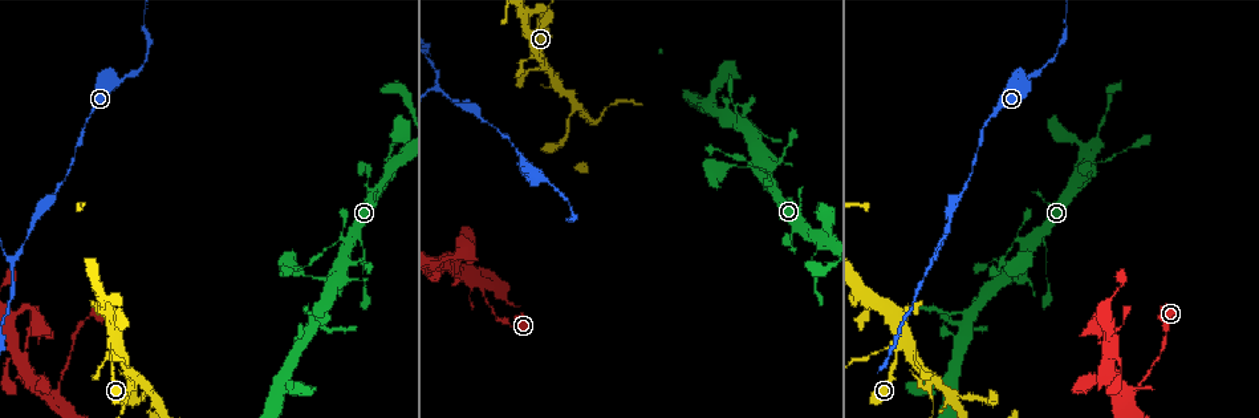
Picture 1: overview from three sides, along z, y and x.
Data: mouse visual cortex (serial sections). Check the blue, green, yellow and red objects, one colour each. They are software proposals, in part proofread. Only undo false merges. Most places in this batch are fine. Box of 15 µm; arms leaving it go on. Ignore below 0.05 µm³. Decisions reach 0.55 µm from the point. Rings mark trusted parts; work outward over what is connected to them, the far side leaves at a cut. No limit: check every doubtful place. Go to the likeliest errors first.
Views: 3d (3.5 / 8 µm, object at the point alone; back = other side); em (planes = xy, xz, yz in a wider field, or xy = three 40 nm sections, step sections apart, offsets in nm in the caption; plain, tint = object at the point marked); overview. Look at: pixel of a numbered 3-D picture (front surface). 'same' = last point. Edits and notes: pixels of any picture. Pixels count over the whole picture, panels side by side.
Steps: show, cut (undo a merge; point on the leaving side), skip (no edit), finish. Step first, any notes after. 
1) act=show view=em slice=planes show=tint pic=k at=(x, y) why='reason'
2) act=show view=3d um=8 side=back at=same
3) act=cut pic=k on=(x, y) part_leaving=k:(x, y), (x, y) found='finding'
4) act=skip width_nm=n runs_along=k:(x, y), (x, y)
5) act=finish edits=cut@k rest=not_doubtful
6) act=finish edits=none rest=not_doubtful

act=show view=3d um=3.5 side=back pic=1 at=(109, 348) why='looks like a crossing'

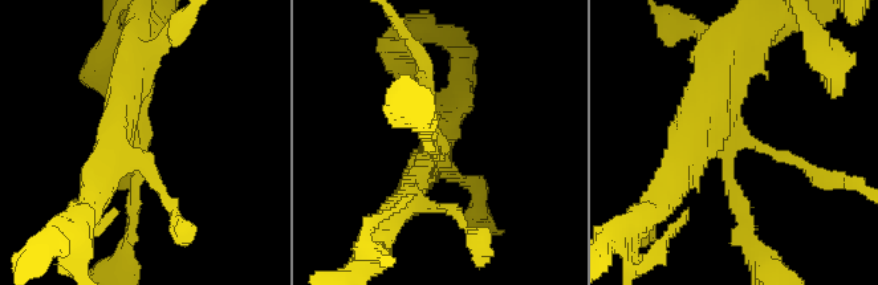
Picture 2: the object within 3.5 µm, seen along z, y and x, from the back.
act=show view=em slice=xy step=5 show=tint pic=2 at=(439, 155) arms=4 arm_widths_nm=150,150,350,400

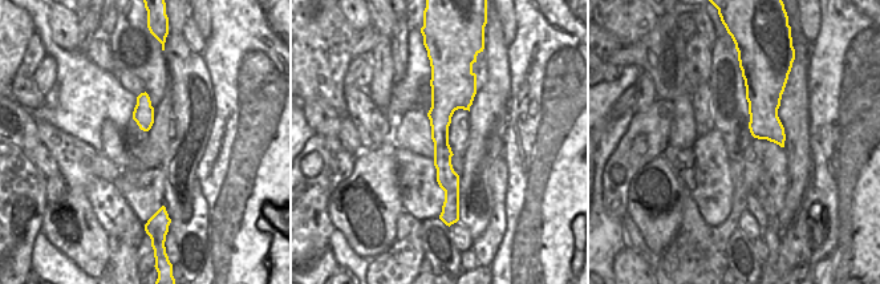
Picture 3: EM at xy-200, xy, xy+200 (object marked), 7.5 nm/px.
act=skip runs_along=2:(746, 240), (719, 77) found='all the same cell'

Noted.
act=show view=3d um=3.5 pic=1 at=(933, 255) why='abrupt turn'

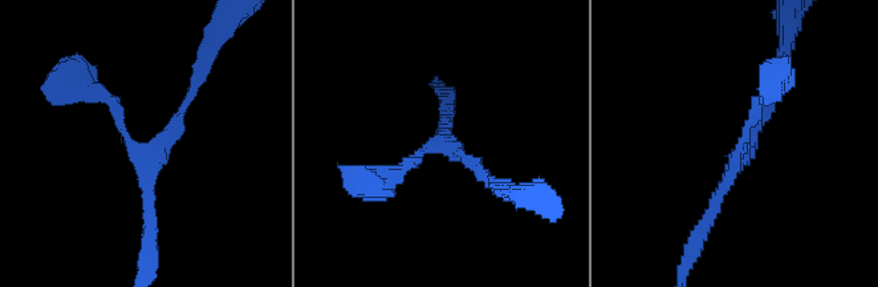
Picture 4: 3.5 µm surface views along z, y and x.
act=show view=em slice=planes show=tint pic=4 at=(744, 153)

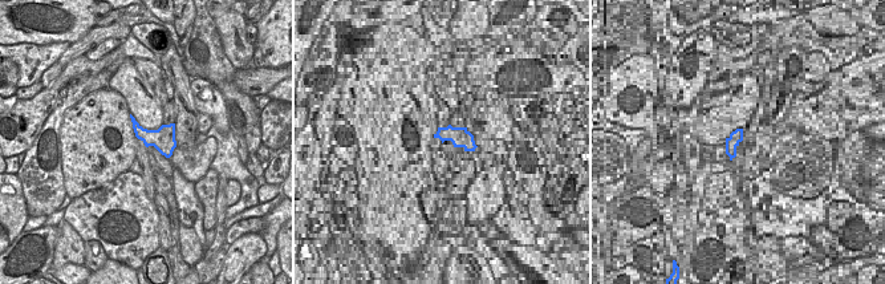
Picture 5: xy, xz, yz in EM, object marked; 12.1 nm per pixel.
act=skip width_nm=280 runs_along=4:(777, 81), (773, 97), (702, 229) found='one cell here'

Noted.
act=show view=3d um=3.5 pic=1 at=(1029, 244) why='sudden change in width'

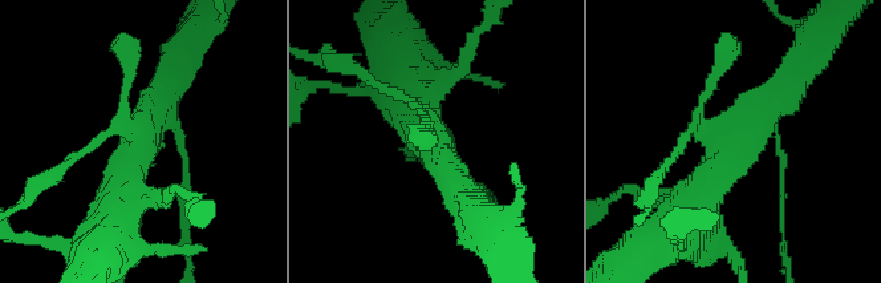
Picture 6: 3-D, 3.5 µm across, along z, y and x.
act=show view=em slice=xy step=1 show=tint pic=6 at=(433, 151) why='now the EM'

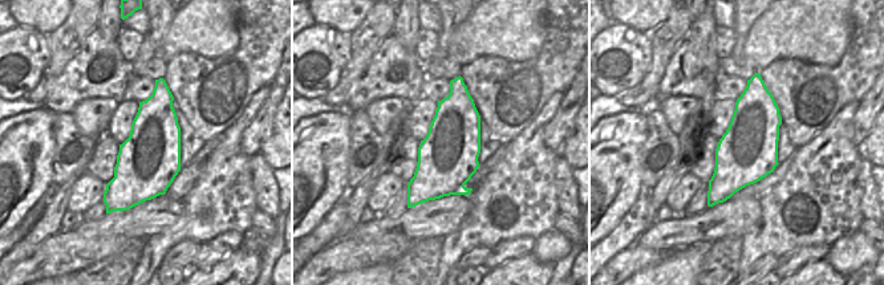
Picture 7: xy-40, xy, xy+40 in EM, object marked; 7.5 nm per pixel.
act=skip runs_along=6:(791, 83), (709, 181), (689, 222) found='all the same cell'

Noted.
act=show view=3d um=3.5 pic=1 at=(1011, 245) why='sudden change in width'

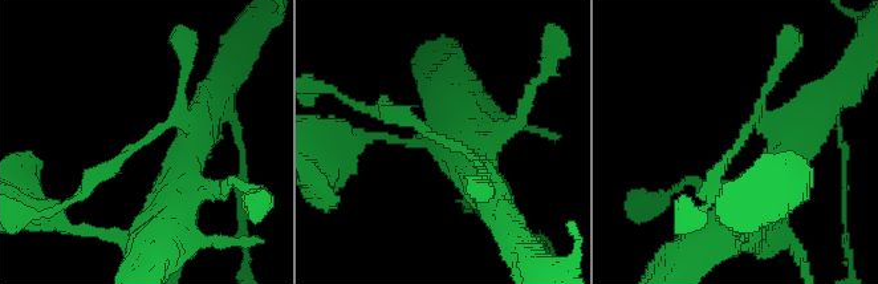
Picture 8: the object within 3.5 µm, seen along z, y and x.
act=show view=em slice=xy step=1 show=tint pic=8 at=(745, 136) arm_widths_nm=200,300 why='shape alone is not enough'

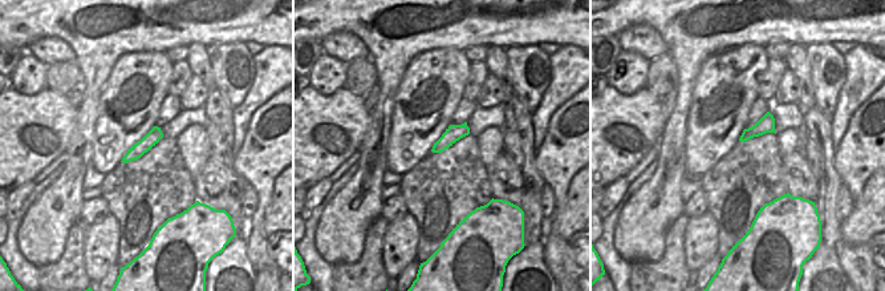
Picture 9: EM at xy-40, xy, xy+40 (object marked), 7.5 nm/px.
act=skip runs_along=8:(490, 198), (470, 153), (383, 109) found='one cell here'

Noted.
act=finish edits=none rest=not_doubtful

